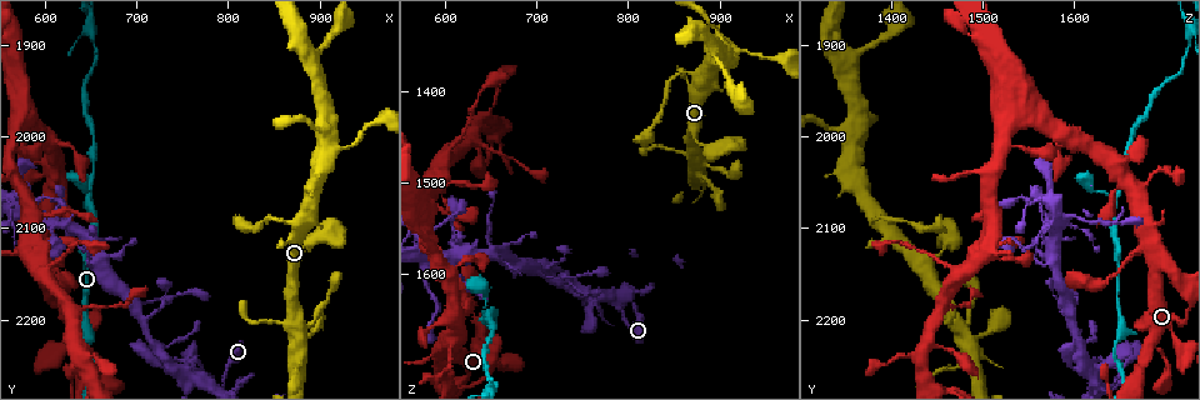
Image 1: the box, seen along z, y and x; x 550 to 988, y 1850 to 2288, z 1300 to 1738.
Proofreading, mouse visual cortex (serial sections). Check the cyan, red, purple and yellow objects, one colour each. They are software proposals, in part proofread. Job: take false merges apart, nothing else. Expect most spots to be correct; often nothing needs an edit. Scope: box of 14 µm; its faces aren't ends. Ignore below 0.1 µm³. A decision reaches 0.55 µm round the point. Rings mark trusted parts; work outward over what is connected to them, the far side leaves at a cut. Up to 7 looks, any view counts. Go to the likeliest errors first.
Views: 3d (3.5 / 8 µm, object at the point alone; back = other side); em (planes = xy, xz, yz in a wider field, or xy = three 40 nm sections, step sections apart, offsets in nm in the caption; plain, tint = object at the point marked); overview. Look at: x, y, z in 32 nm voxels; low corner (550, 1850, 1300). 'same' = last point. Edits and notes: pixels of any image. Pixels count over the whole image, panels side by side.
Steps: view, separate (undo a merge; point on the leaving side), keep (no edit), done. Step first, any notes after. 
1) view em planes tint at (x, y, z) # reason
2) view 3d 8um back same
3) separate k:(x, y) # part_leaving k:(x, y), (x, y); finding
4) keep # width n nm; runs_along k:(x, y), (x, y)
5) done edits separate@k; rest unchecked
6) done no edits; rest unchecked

view 3d 3.5um at (650, 2065, 1645) # three arms meet

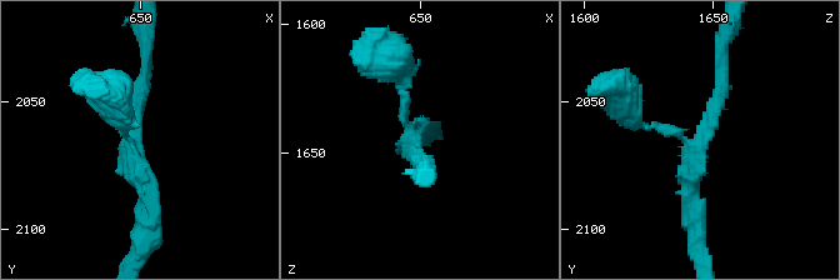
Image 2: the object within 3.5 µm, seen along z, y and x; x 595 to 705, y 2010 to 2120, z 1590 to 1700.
view em xy step 3 tint at (648, 2067, 1643) # arms 3; arm_widths 150, 200, 200 nm; shape alone is not enough

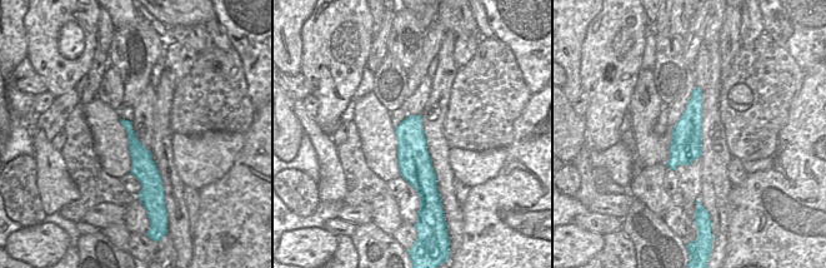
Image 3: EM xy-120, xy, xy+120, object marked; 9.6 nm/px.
keep # runs_along 3:(697, 92), (686, 145), (670, 164); all the same cell

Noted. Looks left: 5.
view 3d 3.5um at (645, 2200, 1655) # thick turns thin

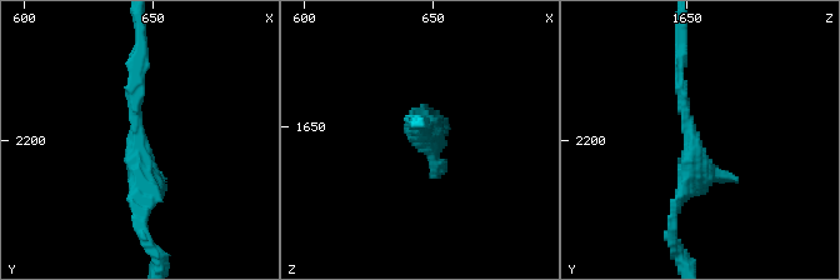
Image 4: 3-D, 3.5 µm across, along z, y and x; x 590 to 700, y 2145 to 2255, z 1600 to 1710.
view em planes tint at (643, 2202, 1651)

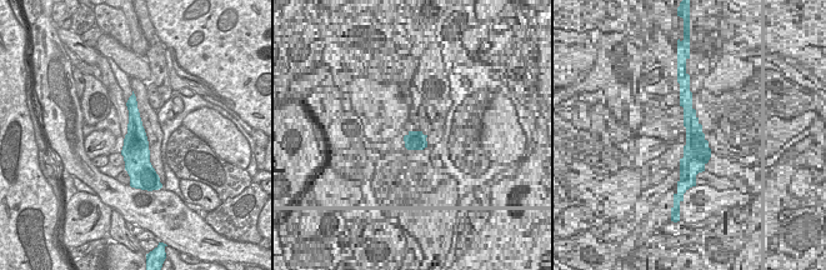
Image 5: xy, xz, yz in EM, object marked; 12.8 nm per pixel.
keep # runs_along 5:(133, 99), (136, 178); one cell here

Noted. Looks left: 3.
view 3d 3.5um at (880, 2095, 1395) # sharp bend

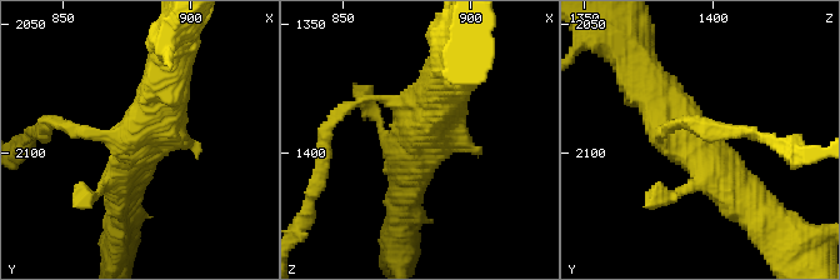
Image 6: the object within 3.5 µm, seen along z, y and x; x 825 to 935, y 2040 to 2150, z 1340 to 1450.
view em xy step 2 tint at (878, 2098, 1394)

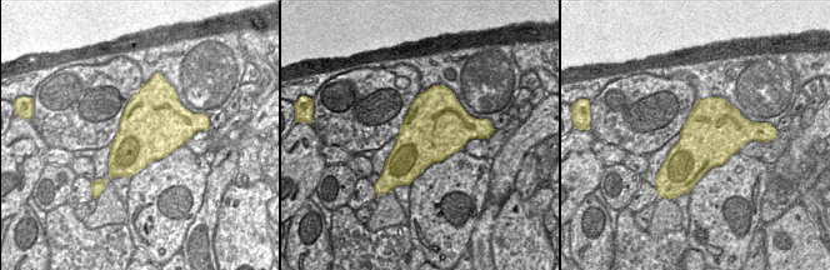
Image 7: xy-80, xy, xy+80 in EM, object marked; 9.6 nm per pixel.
keep # runs_along 6:(740, 190), (726, 183), (634, 68); one cell here

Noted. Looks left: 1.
done no edits; rest unchecked

